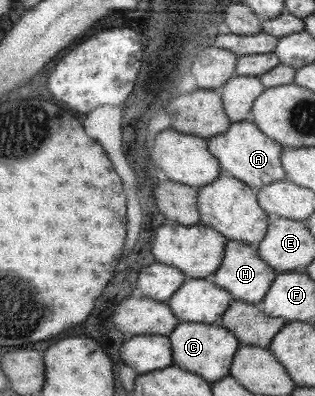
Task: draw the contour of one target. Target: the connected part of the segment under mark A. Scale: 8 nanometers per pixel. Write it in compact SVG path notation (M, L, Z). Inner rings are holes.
M250 119L231 123L223 134L207 140L207 148L217 159L222 173L240 180L253 190L259 190L271 182L286 178L280 163L280 154L284 147L267 138Z

